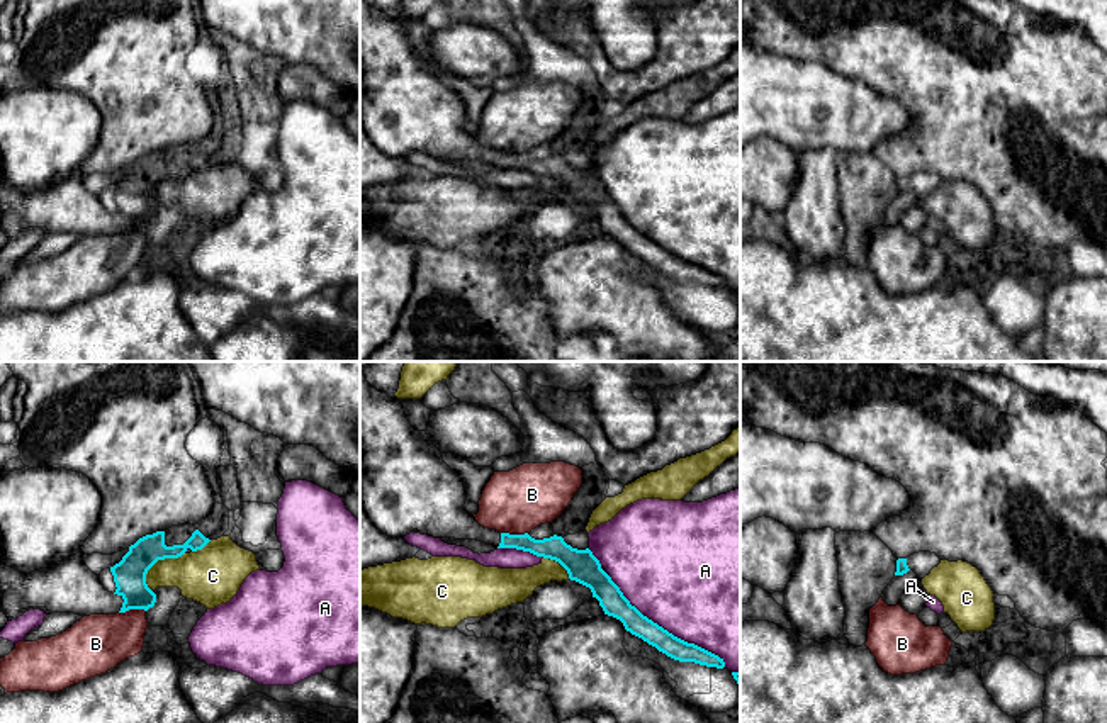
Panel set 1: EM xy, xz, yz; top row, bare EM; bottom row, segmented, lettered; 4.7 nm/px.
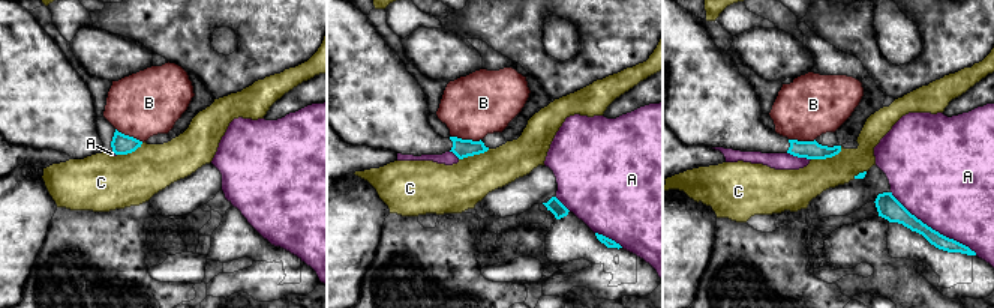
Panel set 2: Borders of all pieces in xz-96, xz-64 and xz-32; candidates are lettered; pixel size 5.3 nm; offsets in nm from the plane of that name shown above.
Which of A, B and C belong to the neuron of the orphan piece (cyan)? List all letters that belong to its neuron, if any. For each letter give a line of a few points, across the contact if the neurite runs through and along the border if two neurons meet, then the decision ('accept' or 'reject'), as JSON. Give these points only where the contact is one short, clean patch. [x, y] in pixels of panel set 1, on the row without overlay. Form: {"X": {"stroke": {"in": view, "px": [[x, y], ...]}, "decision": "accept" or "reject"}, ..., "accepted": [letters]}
{"A": {"decision": "reject"}, "B": {"decision": "reject"}, "C": {"decision": "reject"}, "accepted": []}

